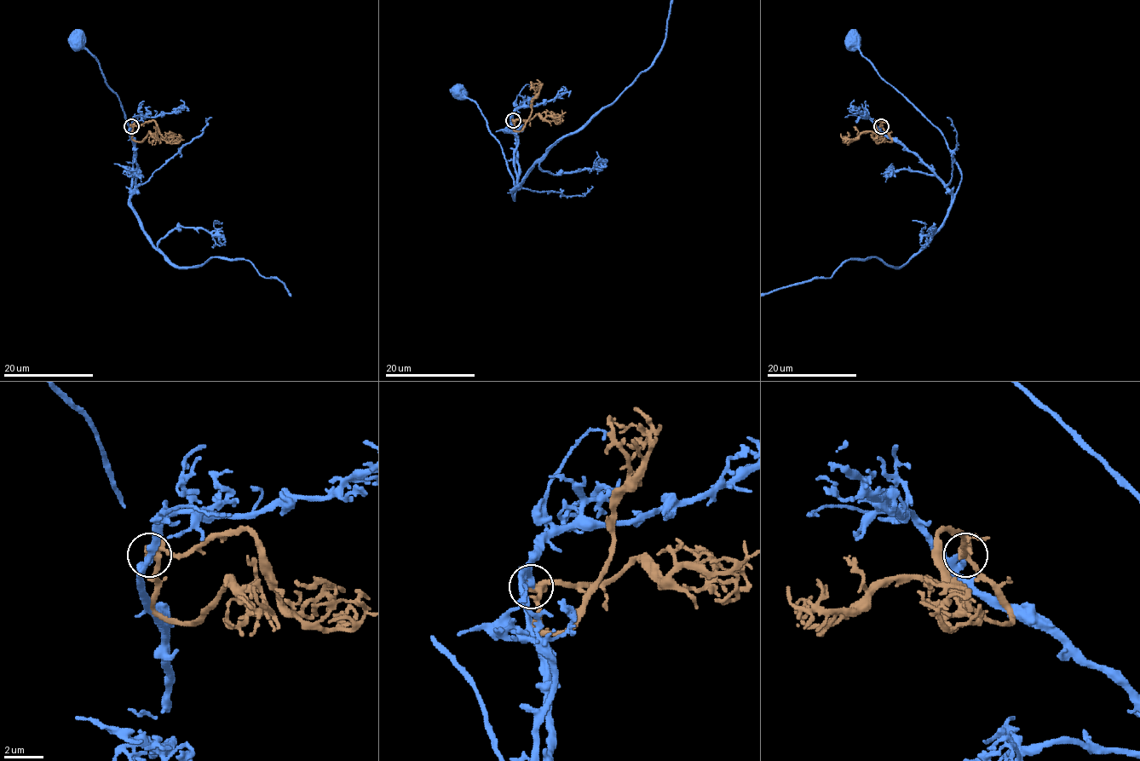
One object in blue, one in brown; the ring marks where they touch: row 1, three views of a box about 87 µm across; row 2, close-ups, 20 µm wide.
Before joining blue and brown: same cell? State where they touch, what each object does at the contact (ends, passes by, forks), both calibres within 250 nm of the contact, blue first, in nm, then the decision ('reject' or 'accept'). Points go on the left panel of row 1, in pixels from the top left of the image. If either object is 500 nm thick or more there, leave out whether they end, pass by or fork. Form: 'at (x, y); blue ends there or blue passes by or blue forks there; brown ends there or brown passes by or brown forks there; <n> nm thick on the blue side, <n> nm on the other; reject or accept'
at (131, 126); blue ends there; brown passes by; 360 nm thick on the blue side, 380 nm on the other; reject

